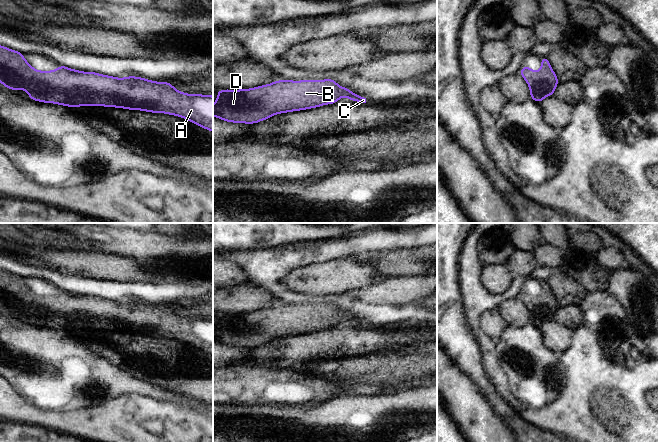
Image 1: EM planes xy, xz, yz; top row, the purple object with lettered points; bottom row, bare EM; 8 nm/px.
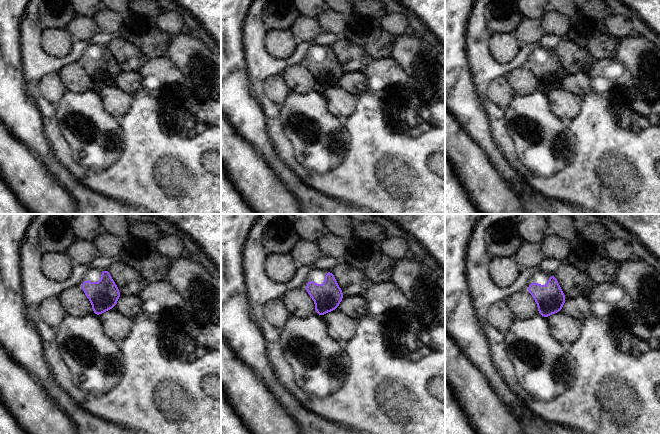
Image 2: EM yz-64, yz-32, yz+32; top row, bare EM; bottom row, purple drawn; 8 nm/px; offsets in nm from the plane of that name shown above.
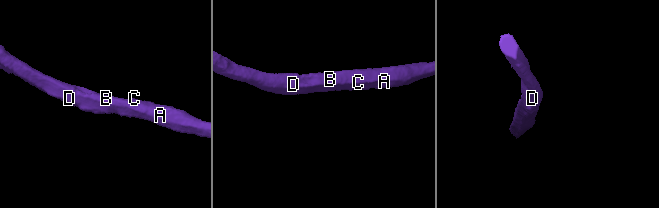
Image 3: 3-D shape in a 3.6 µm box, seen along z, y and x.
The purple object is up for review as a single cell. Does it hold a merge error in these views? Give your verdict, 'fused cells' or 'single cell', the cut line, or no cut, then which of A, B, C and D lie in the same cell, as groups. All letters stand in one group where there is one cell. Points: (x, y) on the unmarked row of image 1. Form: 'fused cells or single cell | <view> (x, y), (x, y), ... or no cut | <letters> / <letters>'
single cell | no cut | A B C D

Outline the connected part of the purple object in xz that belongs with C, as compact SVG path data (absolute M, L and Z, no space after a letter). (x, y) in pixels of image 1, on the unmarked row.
M333 303L278 304L250 313L217 314L213 340L233 347L254 348L276 338L335 328L341 321L366 327L366 322L340 311Z

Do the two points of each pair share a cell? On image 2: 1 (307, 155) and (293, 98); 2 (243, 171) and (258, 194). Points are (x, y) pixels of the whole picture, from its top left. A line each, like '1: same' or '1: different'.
1: same
2: same

